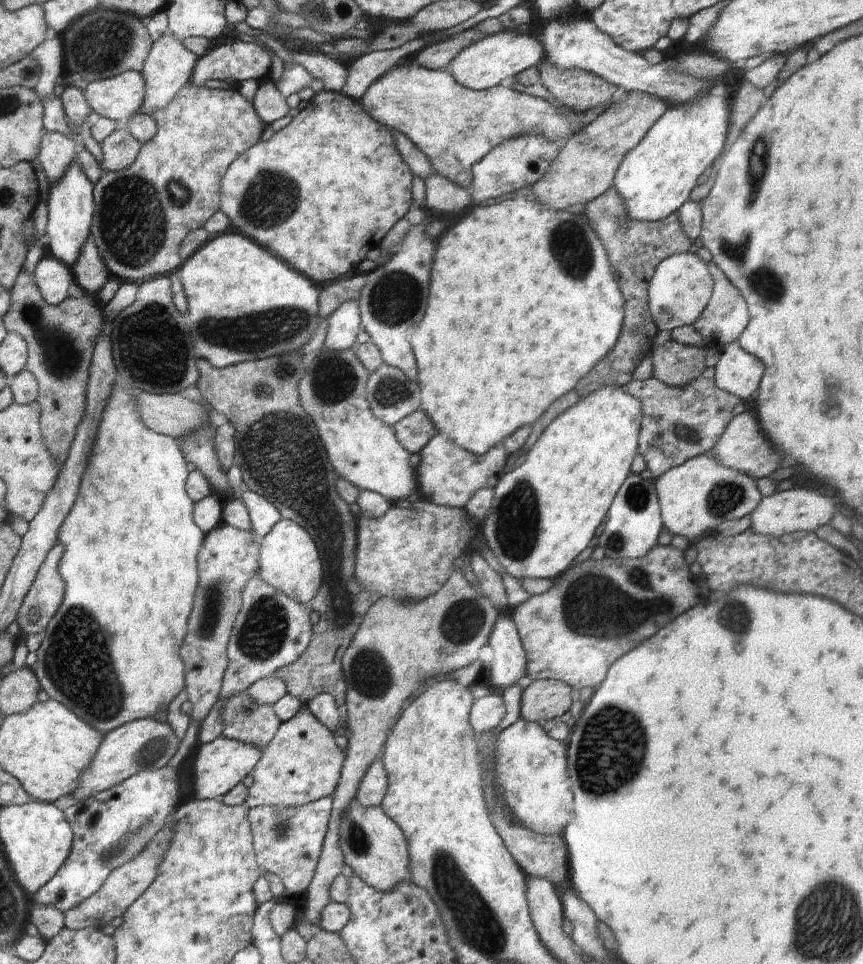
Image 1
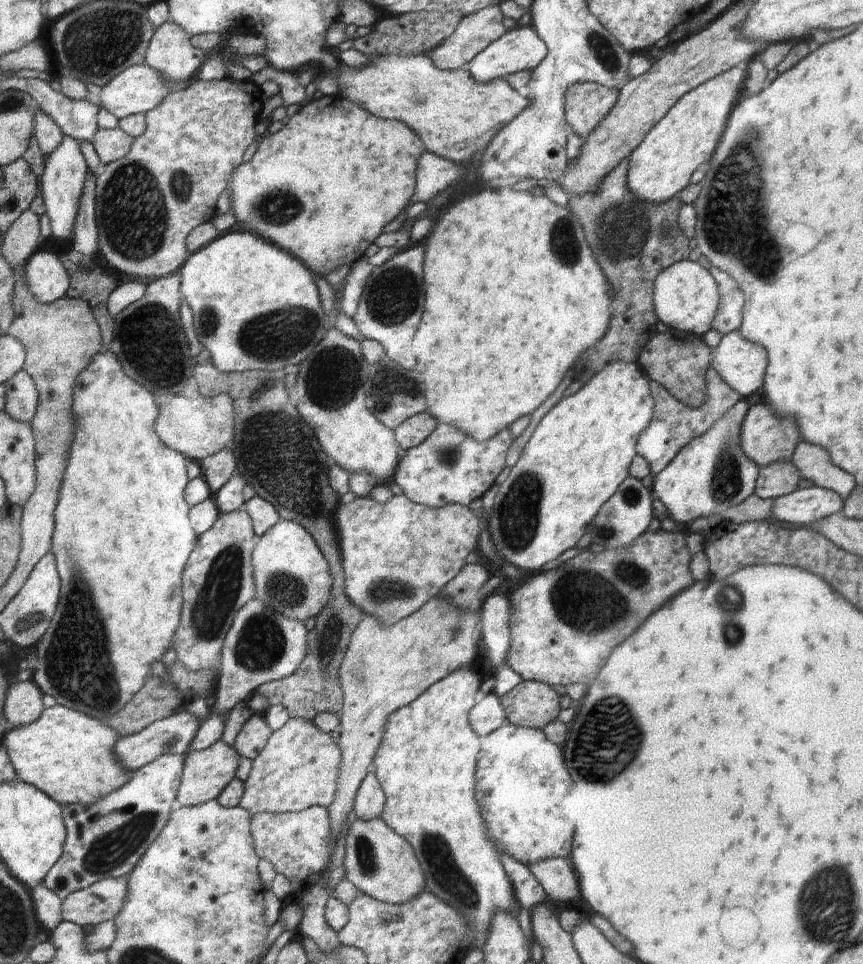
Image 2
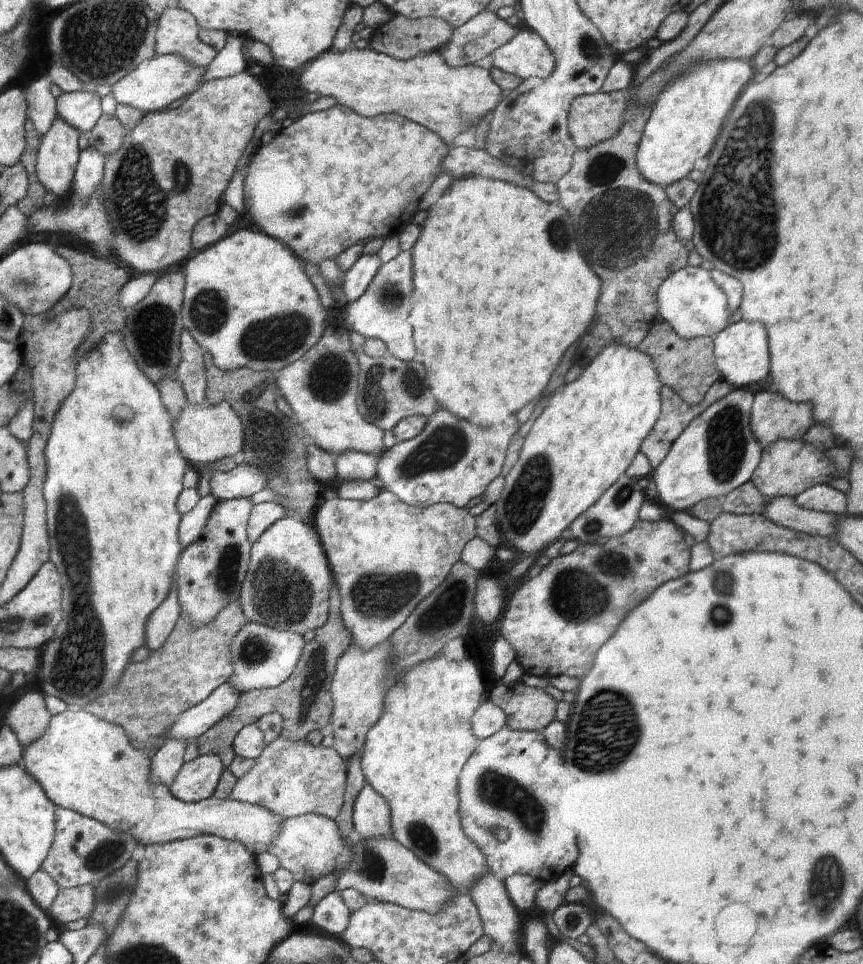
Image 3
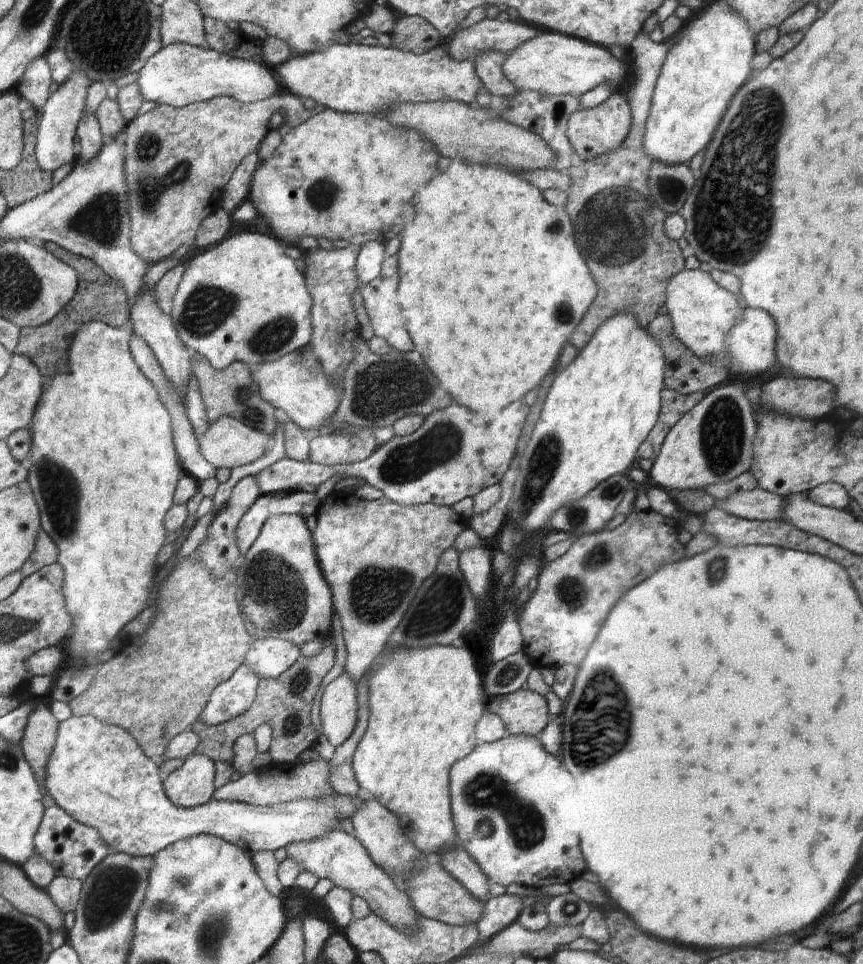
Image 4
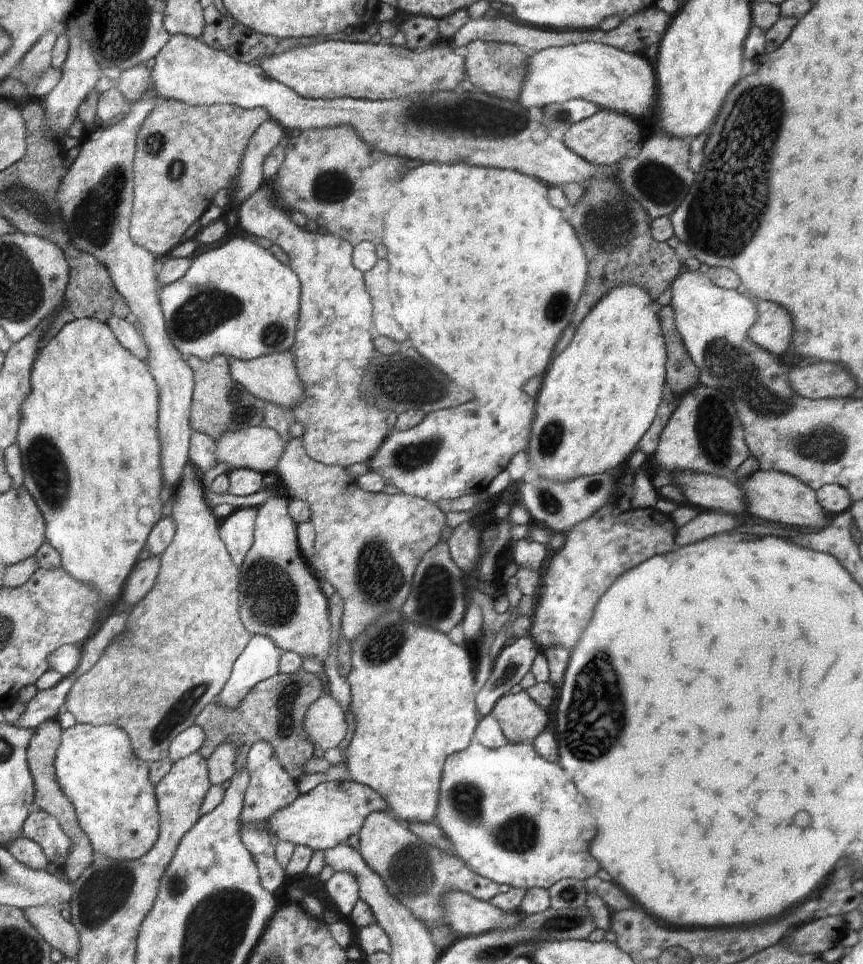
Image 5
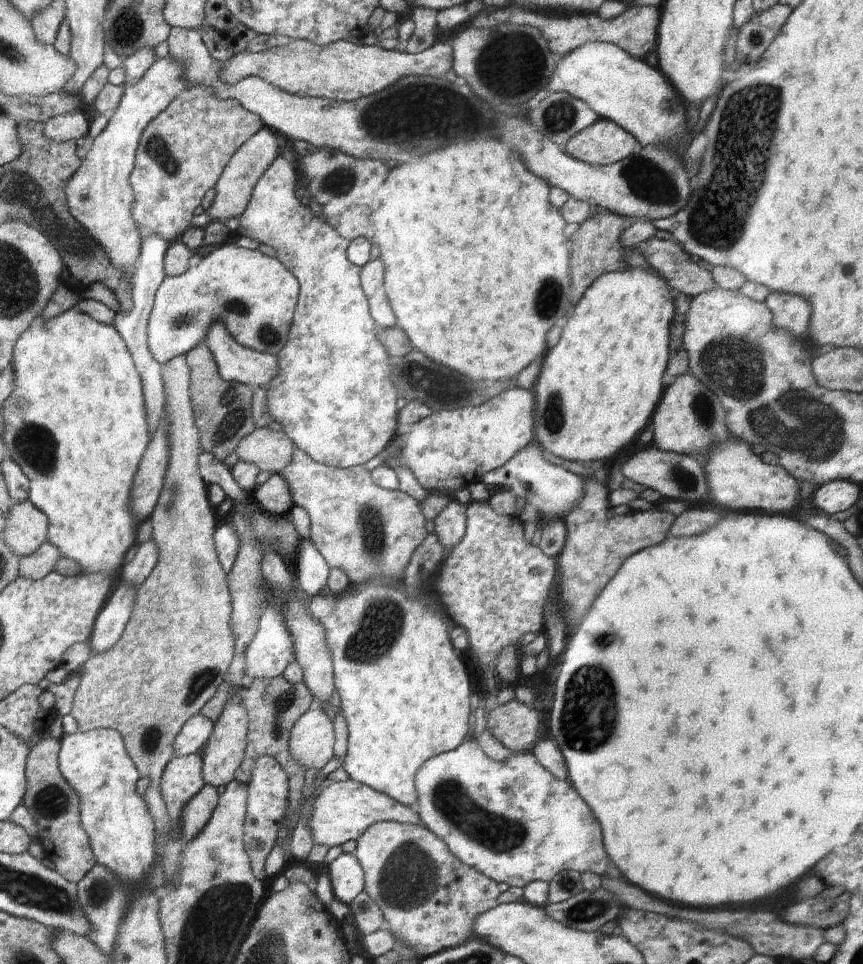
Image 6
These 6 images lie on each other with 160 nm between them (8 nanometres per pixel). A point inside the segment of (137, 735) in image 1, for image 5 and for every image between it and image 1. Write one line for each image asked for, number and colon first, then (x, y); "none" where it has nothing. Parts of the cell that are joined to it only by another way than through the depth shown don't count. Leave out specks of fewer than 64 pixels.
2: (173, 734)
3: (195, 721)
4: (234, 696)
5: (260, 660)

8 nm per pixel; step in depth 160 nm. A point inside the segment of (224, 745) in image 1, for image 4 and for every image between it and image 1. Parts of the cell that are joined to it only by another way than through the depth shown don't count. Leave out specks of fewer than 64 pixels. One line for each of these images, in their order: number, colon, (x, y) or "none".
2: (207, 772)
3: (198, 779)
4: (193, 784)

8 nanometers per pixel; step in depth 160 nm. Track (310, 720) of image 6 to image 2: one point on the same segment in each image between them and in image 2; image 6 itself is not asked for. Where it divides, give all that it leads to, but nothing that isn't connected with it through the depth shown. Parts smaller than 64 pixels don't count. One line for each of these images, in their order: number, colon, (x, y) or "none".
2: (385, 668)
3: (361, 679)
4: (338, 706)
5: (324, 724)

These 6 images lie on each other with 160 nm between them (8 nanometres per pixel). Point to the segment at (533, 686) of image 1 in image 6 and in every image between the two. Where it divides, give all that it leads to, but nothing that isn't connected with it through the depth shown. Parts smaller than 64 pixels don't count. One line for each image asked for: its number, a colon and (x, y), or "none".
2: (534, 704)
3: (526, 708)
4: (524, 712)
5: (521, 720)
6: (515, 725)

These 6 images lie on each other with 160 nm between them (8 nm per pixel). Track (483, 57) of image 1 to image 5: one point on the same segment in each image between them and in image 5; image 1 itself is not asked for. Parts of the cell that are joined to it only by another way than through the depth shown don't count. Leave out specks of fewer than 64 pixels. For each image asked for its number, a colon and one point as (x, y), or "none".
2: (520, 49)
3: (527, 55)
4: (551, 63)
5: (612, 79)

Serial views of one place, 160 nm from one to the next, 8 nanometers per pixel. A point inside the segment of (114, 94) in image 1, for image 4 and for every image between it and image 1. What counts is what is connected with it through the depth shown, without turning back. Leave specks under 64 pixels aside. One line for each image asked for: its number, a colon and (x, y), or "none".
2: (140, 88)
3: (153, 85)
4: (180, 74)

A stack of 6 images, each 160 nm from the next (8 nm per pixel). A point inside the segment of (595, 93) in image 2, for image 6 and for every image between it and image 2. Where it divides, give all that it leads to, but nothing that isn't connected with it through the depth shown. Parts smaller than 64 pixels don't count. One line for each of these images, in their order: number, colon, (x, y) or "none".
3: (594, 118)
4: (591, 132)
5: (606, 138)
6: (603, 143)

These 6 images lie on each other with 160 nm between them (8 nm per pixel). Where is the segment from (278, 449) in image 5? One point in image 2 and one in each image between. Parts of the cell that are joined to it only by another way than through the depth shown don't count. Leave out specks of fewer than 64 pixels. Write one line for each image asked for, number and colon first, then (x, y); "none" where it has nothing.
2: (200, 427)
3: (206, 433)
4: (228, 442)

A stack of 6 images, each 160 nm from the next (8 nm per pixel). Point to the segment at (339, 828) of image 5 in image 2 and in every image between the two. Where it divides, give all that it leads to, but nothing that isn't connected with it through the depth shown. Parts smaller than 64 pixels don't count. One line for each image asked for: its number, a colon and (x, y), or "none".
2: (67, 754)
3: (84, 763)
4: (98, 773)

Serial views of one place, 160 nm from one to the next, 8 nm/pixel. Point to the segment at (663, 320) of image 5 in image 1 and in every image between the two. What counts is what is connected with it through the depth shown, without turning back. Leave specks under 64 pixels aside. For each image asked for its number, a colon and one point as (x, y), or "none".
1: (675, 364)
2: (679, 362)
3: (687, 366)
4: (685, 373)

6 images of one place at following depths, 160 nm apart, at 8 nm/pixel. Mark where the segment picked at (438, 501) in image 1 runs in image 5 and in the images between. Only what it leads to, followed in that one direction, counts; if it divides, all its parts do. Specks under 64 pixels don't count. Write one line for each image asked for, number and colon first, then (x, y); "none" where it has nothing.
2: (448, 466)
3: (452, 460)
4: (455, 453)
5: (451, 453)

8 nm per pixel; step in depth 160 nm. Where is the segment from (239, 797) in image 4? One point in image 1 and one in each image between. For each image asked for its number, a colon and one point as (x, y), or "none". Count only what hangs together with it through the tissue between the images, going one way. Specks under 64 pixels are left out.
1: (302, 763)
2: (299, 767)
3: (291, 778)

